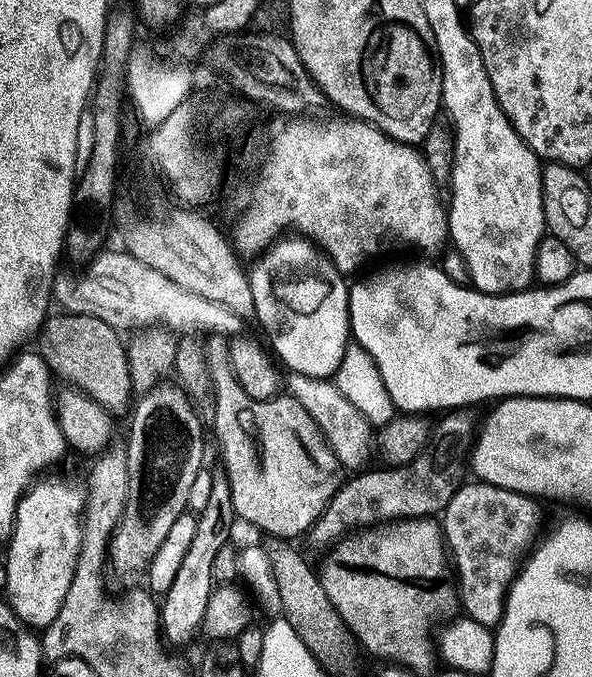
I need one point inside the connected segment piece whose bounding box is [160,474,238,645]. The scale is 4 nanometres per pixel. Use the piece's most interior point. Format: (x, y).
(183, 607)

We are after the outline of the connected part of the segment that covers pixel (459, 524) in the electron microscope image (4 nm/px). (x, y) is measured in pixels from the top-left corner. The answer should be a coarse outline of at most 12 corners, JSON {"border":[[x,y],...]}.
{"border":[[472,480],[441,515],[461,609],[499,627],[541,535],[522,492]]}

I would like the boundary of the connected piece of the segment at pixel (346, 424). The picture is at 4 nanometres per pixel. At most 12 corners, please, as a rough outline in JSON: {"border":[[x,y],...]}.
{"border":[[294,372],[286,392],[345,469],[374,456],[373,425],[331,379]]}

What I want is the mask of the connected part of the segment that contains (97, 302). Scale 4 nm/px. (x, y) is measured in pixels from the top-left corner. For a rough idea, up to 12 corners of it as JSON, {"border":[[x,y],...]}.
{"border":[[127,250],[57,275],[65,313],[235,337],[242,317]]}

